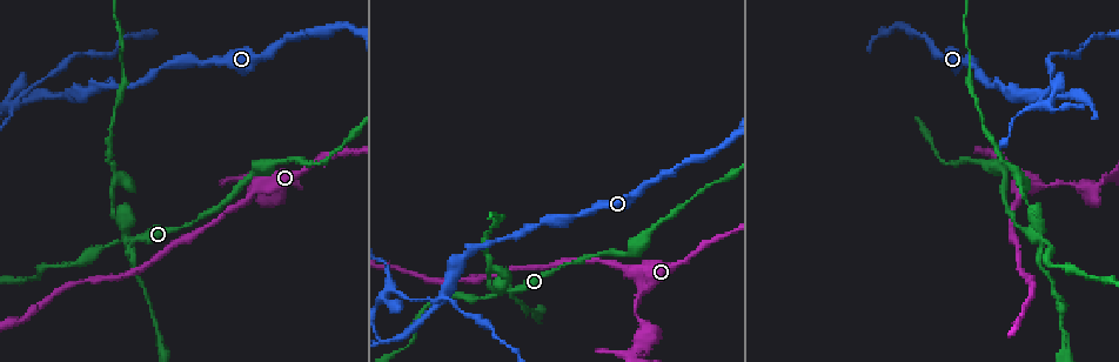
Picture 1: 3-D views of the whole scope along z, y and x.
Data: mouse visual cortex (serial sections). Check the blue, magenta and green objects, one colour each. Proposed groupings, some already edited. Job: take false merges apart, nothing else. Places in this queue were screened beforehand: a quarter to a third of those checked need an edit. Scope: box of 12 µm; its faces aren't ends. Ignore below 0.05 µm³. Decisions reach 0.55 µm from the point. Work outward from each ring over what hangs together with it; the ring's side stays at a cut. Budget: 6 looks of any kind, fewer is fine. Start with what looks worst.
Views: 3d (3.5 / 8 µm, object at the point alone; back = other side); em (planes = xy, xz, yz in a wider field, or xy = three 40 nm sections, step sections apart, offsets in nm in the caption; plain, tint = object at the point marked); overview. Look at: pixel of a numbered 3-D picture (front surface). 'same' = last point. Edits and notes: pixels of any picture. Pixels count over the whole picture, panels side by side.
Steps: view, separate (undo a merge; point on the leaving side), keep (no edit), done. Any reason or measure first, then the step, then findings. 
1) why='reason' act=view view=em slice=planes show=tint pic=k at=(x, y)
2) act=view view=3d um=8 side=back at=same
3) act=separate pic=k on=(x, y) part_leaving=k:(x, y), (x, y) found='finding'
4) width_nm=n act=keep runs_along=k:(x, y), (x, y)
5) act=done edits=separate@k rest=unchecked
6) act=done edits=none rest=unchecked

why='four or more arms meet' act=view view=3d um=3.5 pic=1 at=(1043, 237)

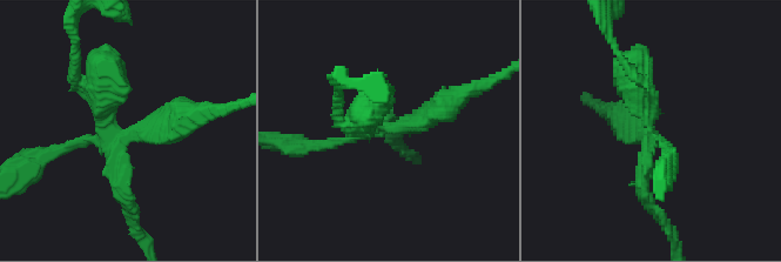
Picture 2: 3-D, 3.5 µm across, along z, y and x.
act=view view=em slice=xy step=3 show=tint pic=2 at=(374, 131)

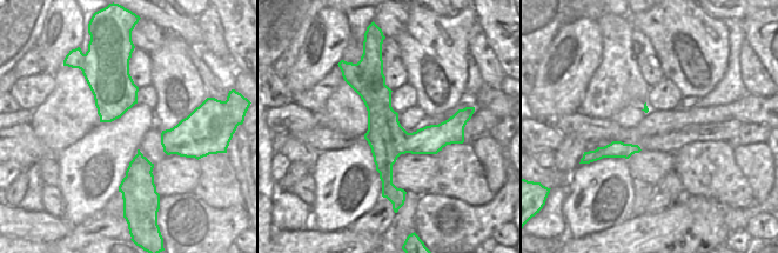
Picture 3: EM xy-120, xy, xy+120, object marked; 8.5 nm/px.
arms=4 act=separate pic=2 on=(120, 96) part_leaving=2:(116, 135), (102, 74), (73, 48) found='a second cell is stuck on'

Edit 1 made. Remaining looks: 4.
act=view view=overview

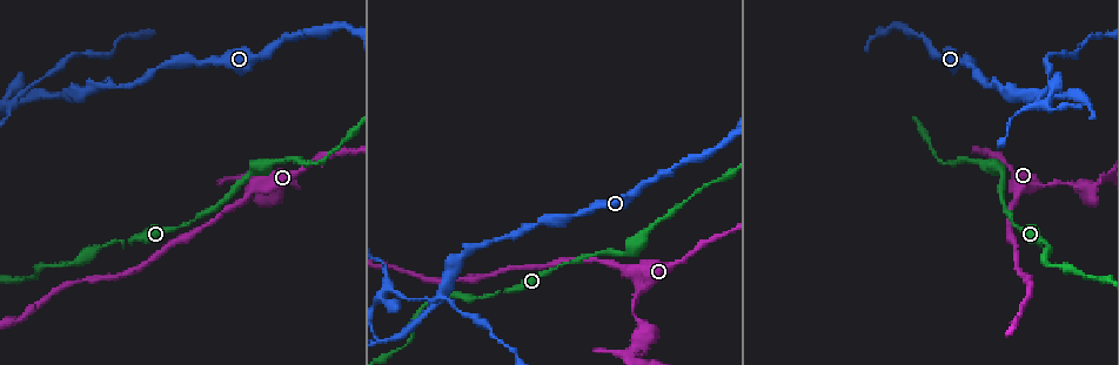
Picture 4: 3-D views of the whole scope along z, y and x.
why='calibre changes' act=view view=3d um=8 pic=4 at=(1091, 108)

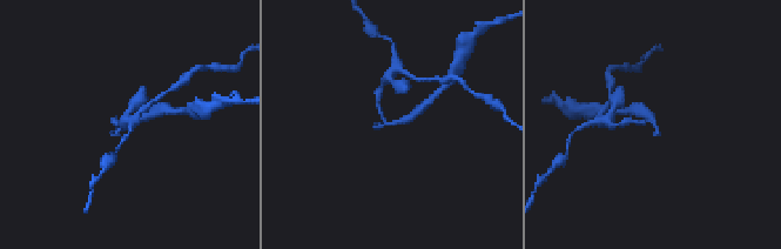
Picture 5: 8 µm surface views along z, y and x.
why='now the EM' act=view view=em slice=xy step=2 show=tint pic=5 at=(655, 125)

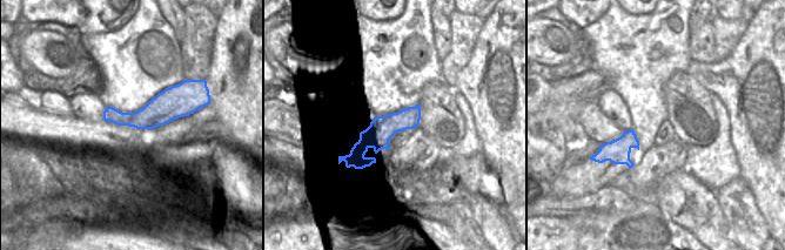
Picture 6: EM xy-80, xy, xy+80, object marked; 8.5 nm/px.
width_nm=220 act=separate pic=5 on=(626, 121) part_leaving=5:(652, 121), (608, 121) found='a second cell is stuck on'

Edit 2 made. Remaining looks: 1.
act=done edits=separate@2,separate@5 rest=unchecked

